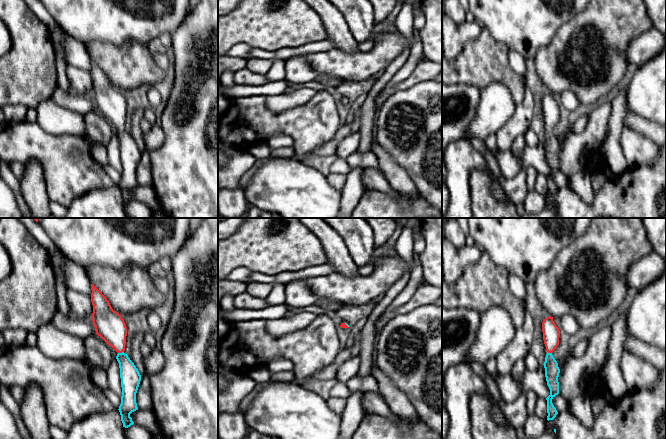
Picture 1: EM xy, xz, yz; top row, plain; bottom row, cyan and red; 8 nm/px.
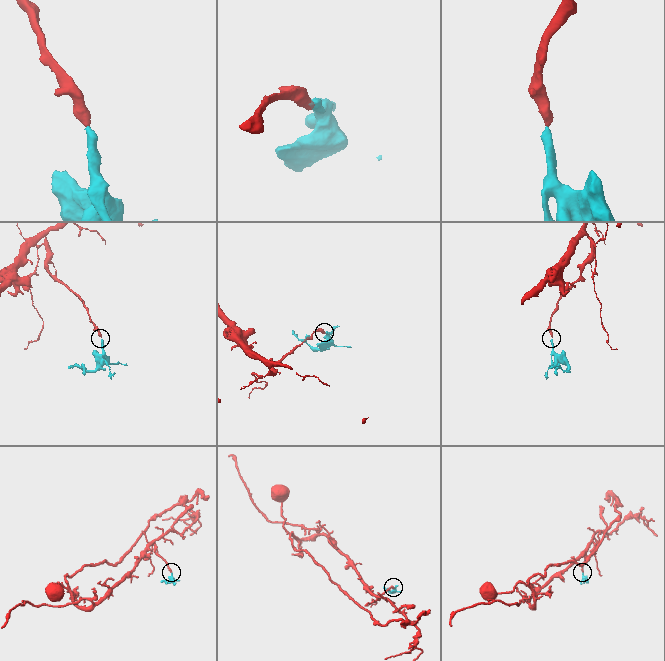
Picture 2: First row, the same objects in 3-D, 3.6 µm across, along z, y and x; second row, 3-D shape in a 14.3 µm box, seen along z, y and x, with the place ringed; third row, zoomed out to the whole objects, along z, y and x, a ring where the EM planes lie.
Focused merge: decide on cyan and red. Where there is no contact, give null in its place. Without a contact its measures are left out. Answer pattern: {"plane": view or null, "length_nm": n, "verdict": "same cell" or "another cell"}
{"plane": "xy", "length_nm": 50, "verdict": "same cell"}

